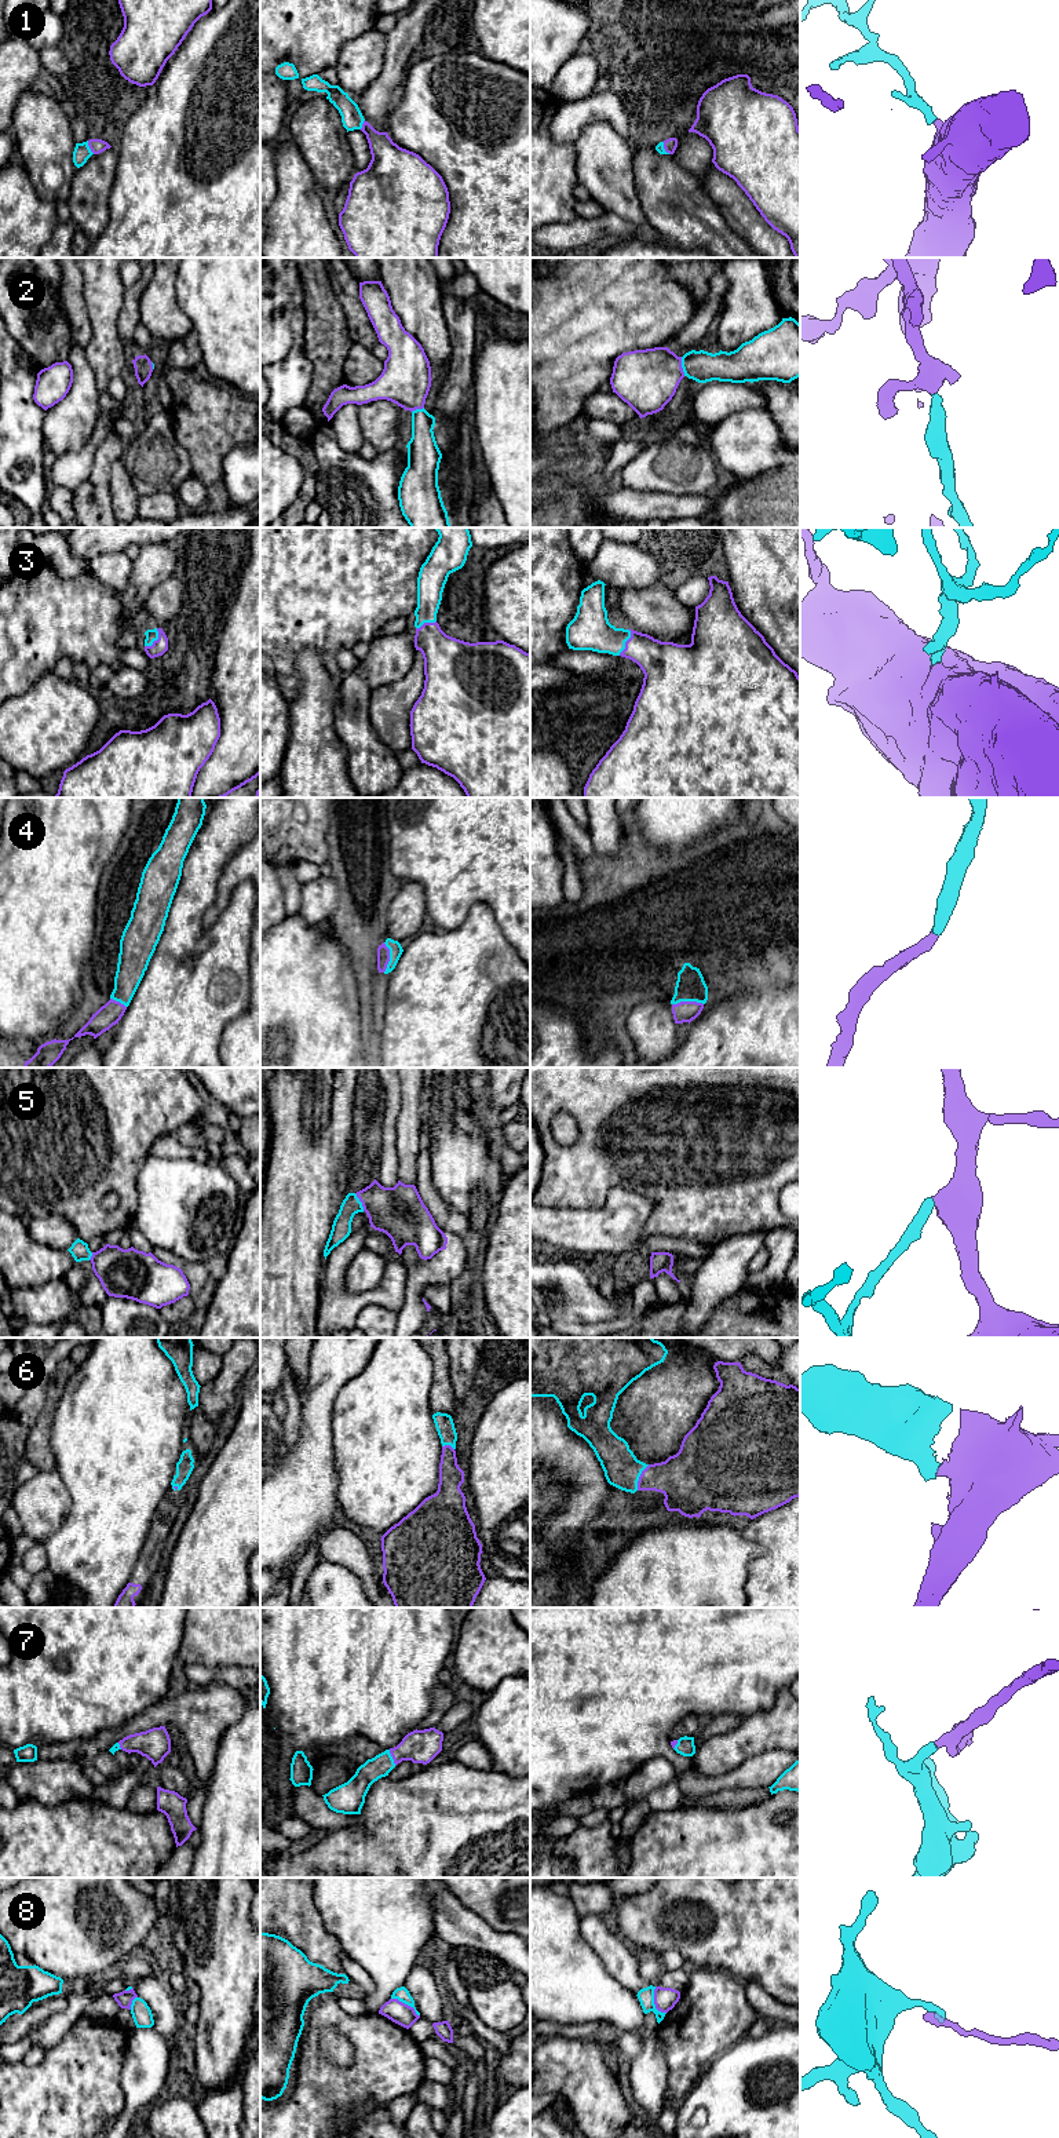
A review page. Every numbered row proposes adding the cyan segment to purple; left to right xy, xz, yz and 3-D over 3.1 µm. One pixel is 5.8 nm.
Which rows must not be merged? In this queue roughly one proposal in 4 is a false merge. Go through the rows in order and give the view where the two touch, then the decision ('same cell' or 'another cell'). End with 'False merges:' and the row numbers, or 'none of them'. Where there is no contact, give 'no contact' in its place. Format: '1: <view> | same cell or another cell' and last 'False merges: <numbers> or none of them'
1: xy | same cell
2: yz | same cell
3: yz | same cell
4: yz | same cell
5: xz | same cell
6: yz | same cell
7: xz | same cell
8: yz | another cell
False merges: 8

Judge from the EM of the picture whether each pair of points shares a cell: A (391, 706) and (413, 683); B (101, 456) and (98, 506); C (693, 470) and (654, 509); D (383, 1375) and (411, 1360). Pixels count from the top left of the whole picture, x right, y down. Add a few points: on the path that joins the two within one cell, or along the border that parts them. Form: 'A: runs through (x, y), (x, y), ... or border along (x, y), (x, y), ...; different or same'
A: runs through (397, 700), (408, 689); same
B: runs through (101, 469), (98, 493); same
C: border along (638, 489), (687, 495), (703, 493); different
D: runs through (390, 1375), (395, 1375), (404, 1367); same

